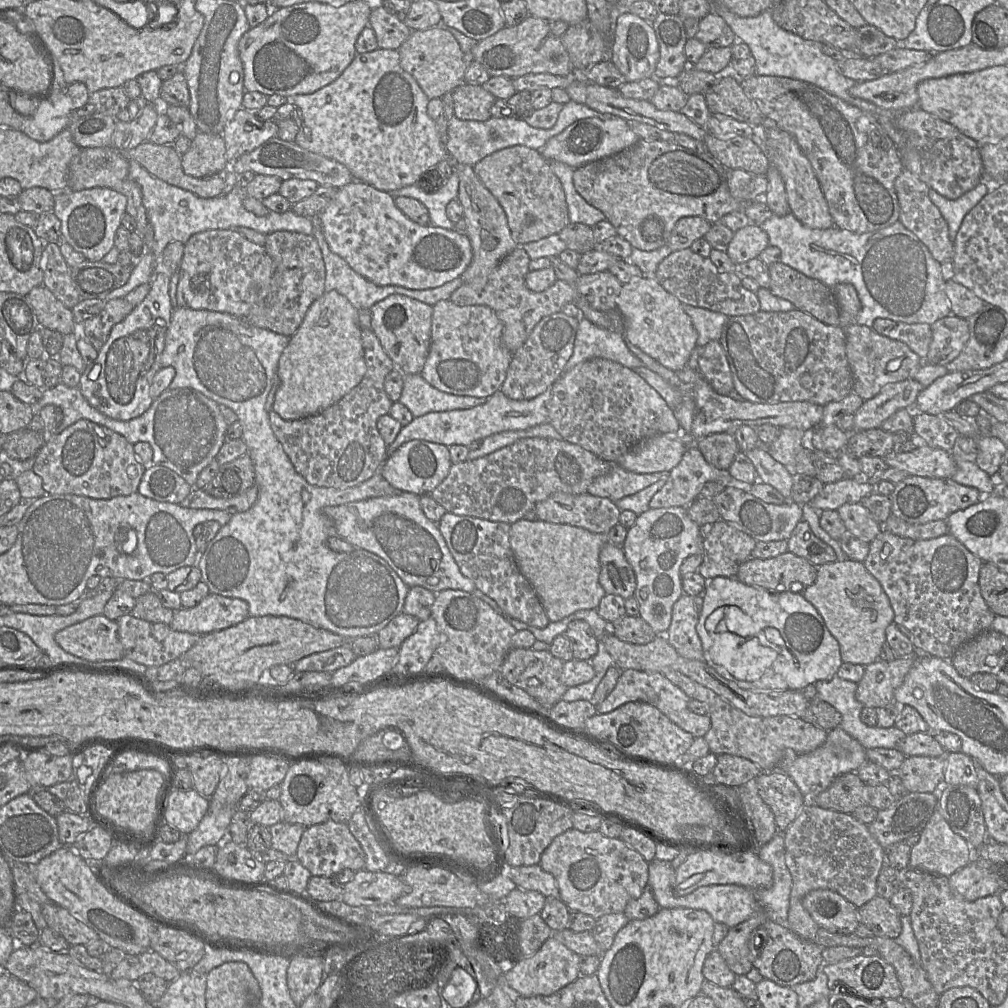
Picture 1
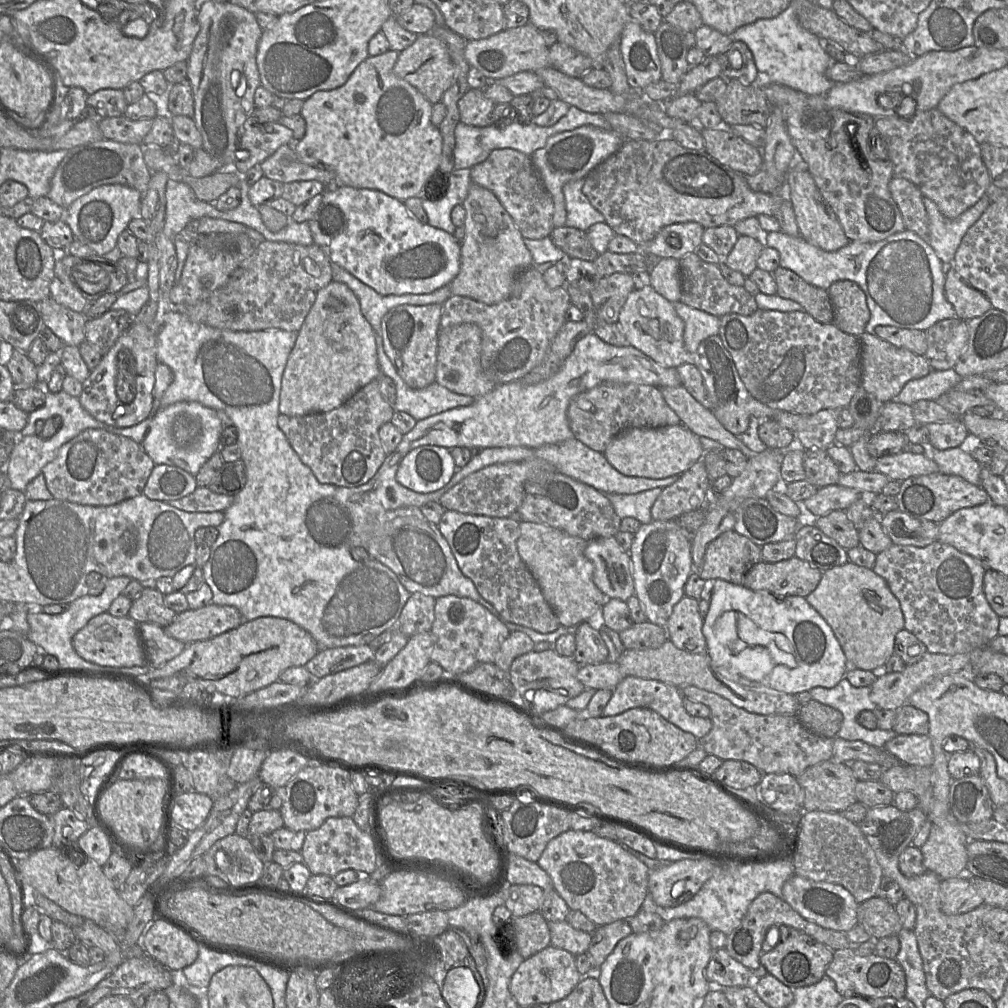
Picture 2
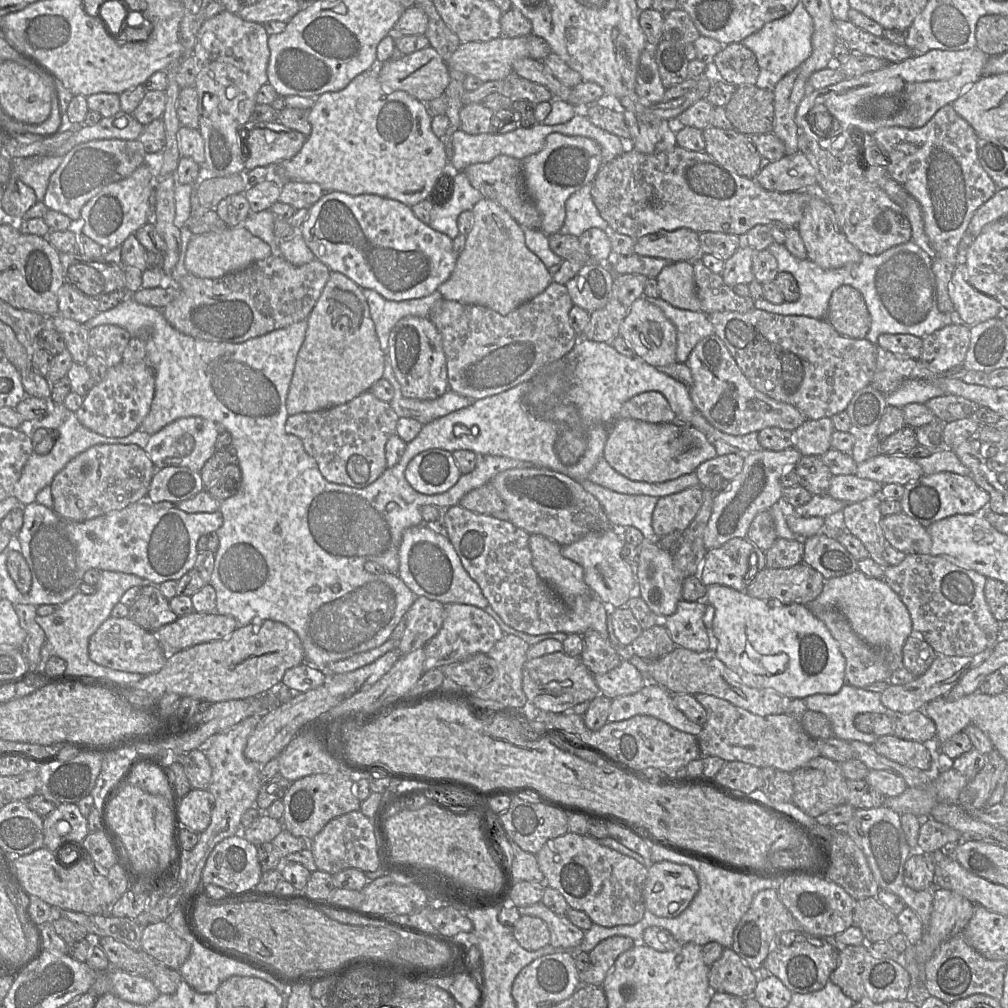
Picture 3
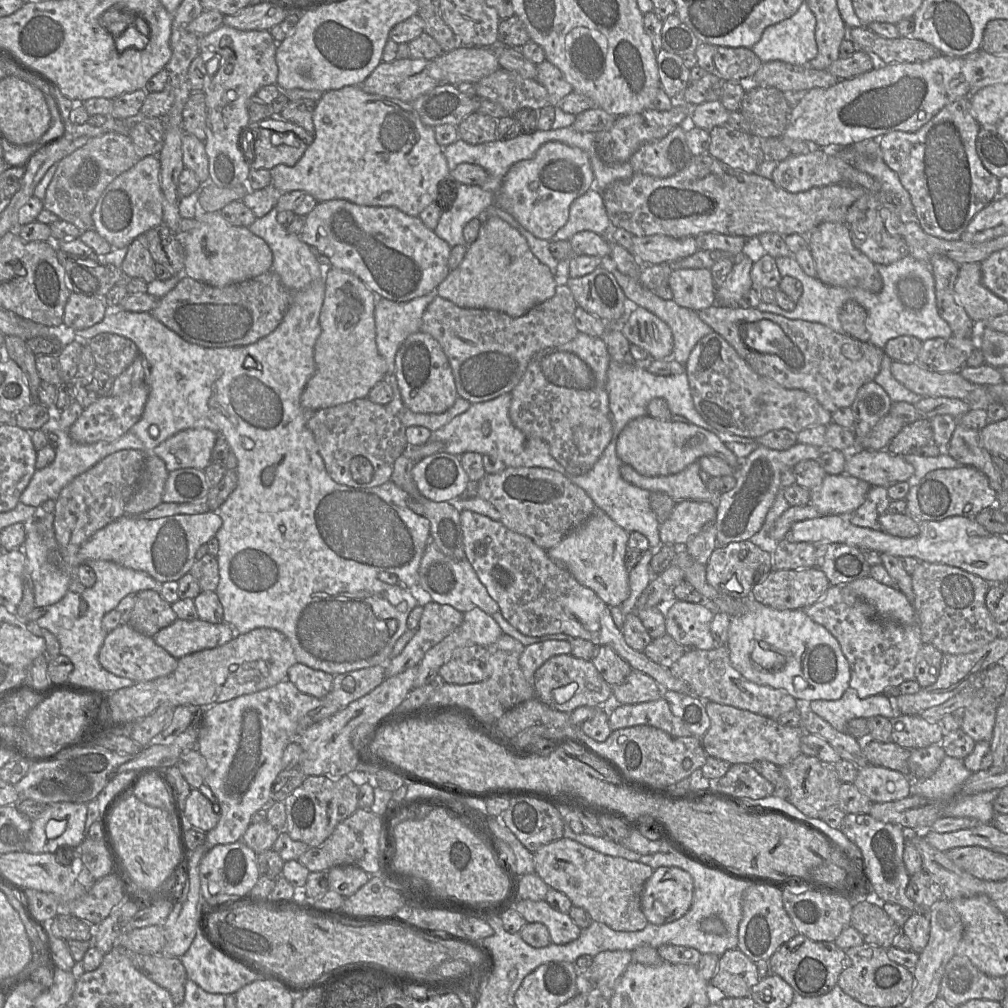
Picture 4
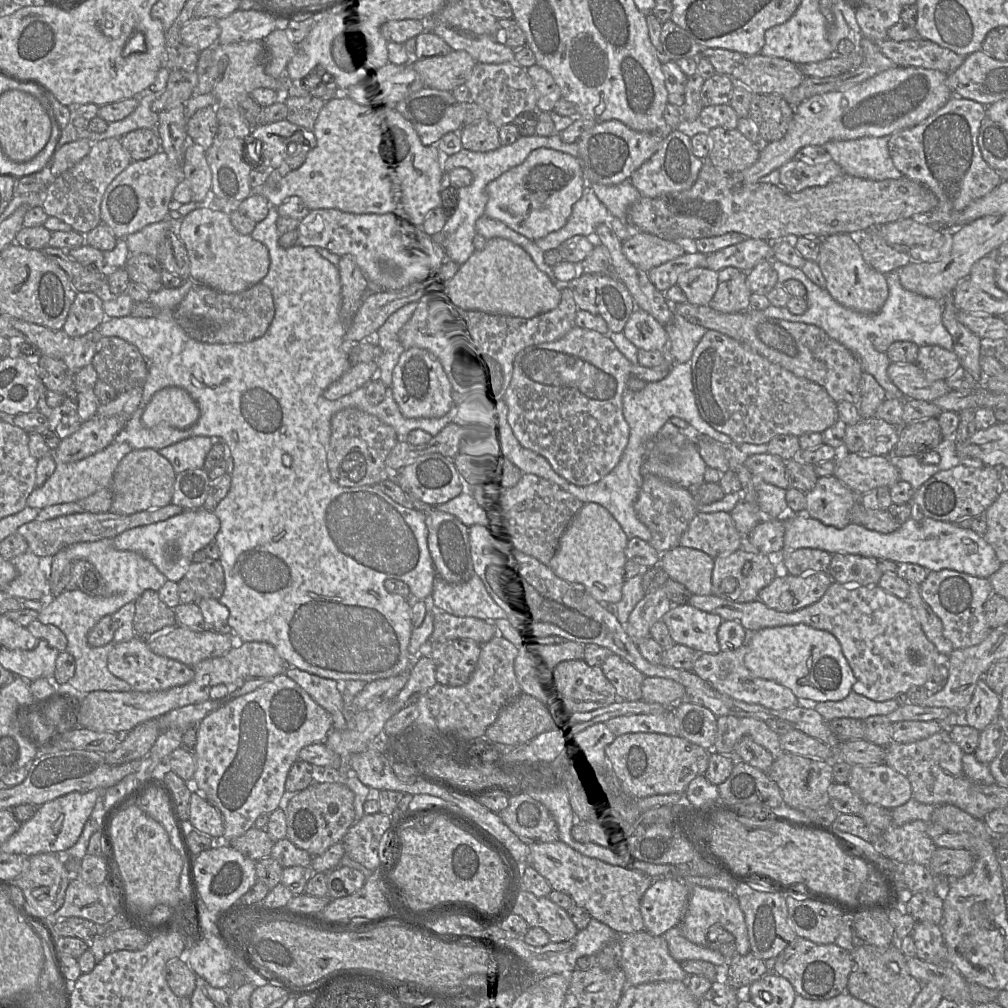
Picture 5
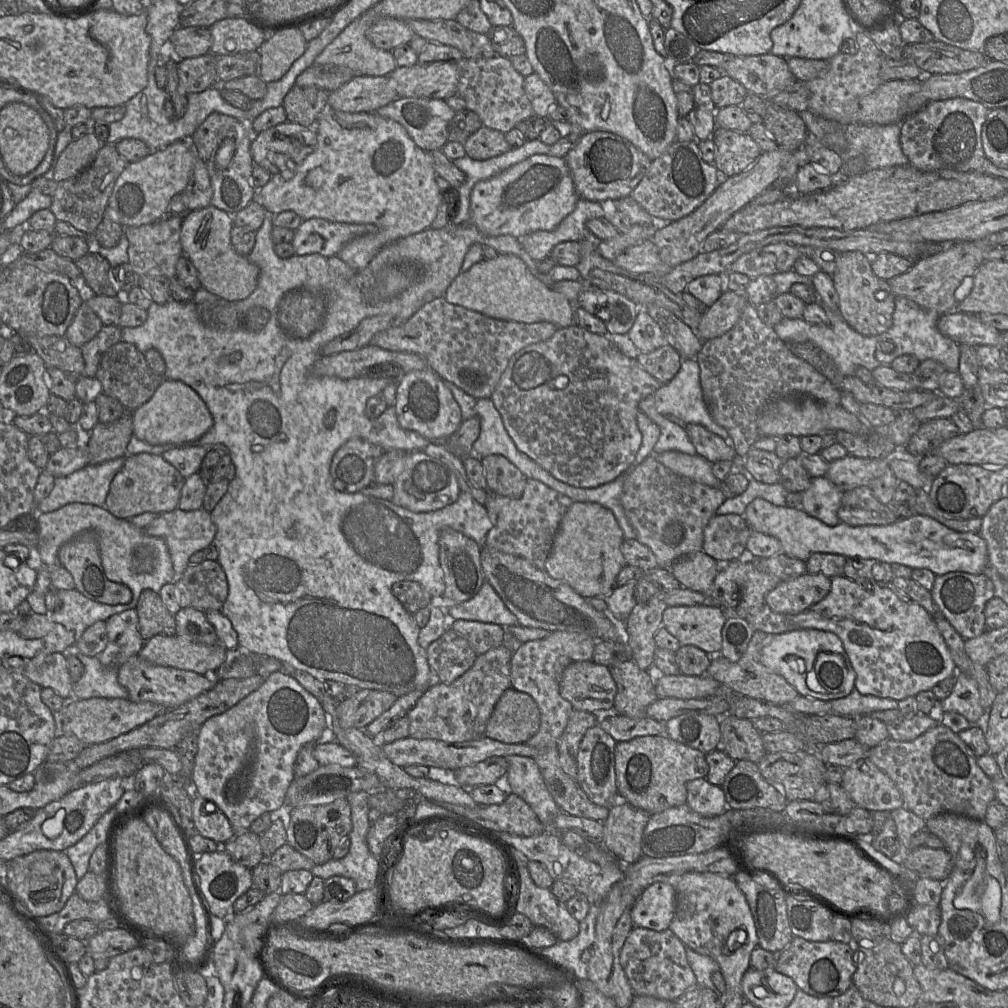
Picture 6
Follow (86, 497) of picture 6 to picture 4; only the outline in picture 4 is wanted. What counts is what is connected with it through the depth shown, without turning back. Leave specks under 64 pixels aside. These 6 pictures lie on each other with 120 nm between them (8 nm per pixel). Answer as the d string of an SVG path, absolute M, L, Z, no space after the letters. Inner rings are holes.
M50 418L41 430L44 433L48 430L55 432L58 436L58 441L56 443L55 459L53 462L42 469L35 470L28 486L20 496L20 502L35 508L40 508L40 506L47 500L56 500L61 490L75 477L84 473L108 455L126 449L135 449L144 452L144 444L130 431L111 442L99 441L91 444L81 444L71 439L69 430L60 428L59 422L56 421L56 418Z

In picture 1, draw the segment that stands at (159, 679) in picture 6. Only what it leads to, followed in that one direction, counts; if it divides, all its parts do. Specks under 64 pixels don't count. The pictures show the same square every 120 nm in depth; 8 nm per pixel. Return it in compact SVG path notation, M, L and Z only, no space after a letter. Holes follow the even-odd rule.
M104 614L58 631L55 641L66 652L88 661L118 660L124 657L118 624Z

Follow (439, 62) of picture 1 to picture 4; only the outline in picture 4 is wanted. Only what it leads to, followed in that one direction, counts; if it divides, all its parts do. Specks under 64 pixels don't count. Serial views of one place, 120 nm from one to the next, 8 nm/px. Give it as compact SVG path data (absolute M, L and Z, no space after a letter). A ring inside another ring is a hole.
M395 59L381 62L360 85L369 94L412 103L441 83L441 71L433 60Z

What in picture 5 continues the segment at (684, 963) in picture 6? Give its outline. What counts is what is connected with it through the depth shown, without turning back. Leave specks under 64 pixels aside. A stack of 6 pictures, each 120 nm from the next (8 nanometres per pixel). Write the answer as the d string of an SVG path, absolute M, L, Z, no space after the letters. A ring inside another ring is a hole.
M645 930L620 936L620 967L627 985L688 980L689 975L670 955L663 936L654 936Z

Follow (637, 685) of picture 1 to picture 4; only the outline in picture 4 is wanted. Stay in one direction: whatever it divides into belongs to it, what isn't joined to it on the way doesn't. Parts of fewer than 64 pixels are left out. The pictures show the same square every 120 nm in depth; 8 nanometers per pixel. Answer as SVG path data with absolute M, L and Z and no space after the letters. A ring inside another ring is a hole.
M664 697L638 704L619 704L611 709L608 719L611 731L637 725L649 725L674 737L692 735L680 718L672 713Z

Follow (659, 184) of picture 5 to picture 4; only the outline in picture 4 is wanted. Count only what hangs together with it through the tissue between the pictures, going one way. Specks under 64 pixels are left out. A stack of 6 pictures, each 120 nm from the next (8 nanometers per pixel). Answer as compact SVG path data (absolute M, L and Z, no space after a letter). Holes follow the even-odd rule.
M677 126L665 137L643 144L629 161L634 174L665 178L681 171L692 157L685 131Z

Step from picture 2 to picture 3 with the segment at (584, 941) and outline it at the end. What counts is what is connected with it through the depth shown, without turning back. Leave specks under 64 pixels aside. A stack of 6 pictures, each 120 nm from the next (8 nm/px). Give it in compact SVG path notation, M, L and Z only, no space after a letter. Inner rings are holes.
M542 901L518 907L520 915L535 916L542 919L550 932L550 944L565 950L578 947L583 938L584 930L575 926L566 915L558 915L545 906Z

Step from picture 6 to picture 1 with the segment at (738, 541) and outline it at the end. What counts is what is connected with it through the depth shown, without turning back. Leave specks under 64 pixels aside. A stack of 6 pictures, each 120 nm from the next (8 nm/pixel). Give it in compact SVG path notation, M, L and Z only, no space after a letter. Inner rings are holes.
M697 442L688 447L679 464L668 475L665 485L652 497L652 509L688 508L698 497L706 482L717 481L729 487L733 479L728 470L709 464L697 447Z

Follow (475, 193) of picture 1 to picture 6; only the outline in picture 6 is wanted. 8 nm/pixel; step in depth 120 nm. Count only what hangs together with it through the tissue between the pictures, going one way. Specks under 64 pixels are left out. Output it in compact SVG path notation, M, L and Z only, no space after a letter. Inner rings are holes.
M498 254L494 259L475 263L451 282L443 298L450 304L498 320L527 324L550 322L561 329L574 324L576 307L563 294L537 279L514 254Z

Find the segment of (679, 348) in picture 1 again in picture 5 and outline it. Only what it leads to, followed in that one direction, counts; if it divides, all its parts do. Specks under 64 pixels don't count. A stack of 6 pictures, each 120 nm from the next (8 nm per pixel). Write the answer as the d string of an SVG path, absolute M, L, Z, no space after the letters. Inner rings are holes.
M640 308L631 314L623 333L638 349L669 350L669 336L665 327Z

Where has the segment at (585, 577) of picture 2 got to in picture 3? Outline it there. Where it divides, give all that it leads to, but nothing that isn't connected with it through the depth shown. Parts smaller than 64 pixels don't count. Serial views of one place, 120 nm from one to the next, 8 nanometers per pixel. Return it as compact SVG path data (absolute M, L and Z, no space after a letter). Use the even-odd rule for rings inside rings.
M530 534L529 547L535 571L567 604L572 604L578 596L592 594L584 581L583 568L561 554L561 545L543 535Z

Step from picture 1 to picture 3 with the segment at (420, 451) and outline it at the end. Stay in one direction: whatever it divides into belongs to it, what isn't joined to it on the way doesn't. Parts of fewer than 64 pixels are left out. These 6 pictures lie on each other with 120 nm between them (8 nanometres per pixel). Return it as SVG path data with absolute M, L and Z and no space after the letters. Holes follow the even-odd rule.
M439 448L416 455L405 471L405 478L412 488L426 495L446 492L461 475L452 453Z

